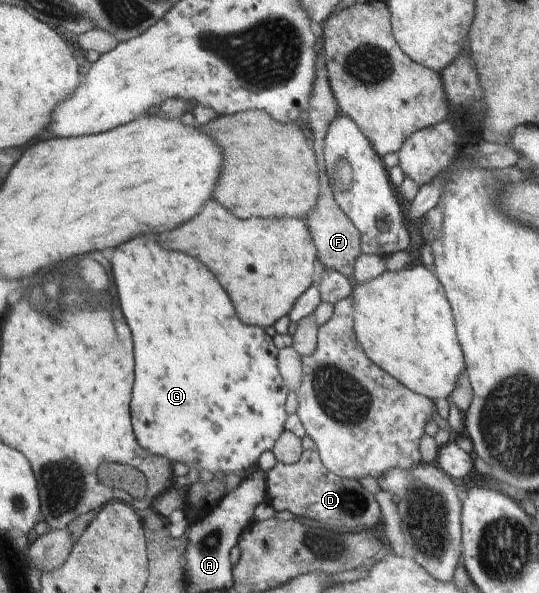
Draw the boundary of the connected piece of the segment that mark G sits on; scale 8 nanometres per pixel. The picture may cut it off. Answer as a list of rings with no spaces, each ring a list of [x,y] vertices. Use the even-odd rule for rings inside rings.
[[[143,235],[118,246],[112,253],[111,262],[114,277],[117,276],[119,284],[119,298],[127,322],[135,334],[135,356],[137,356],[137,380],[134,382],[135,390],[132,393],[130,411],[132,422],[138,441],[151,454],[168,458],[172,463],[182,462],[189,468],[196,468],[198,472],[208,470],[214,476],[218,474],[240,475],[247,478],[258,469],[261,455],[271,451],[277,444],[279,437],[286,431],[286,422],[289,413],[286,409],[289,387],[281,374],[278,365],[279,349],[273,344],[273,338],[265,332],[262,326],[248,325],[238,317],[238,312],[230,294],[220,284],[214,272],[209,270],[199,259],[181,251],[170,251],[161,246],[161,237],[157,235]]]

